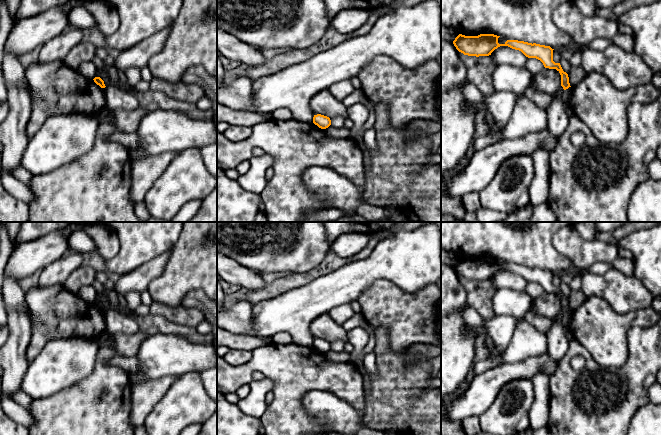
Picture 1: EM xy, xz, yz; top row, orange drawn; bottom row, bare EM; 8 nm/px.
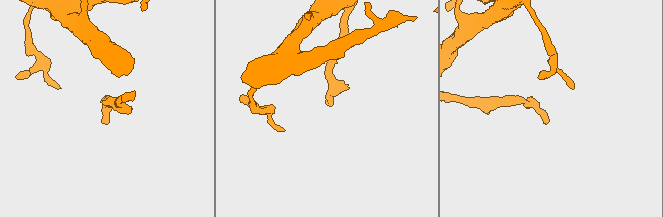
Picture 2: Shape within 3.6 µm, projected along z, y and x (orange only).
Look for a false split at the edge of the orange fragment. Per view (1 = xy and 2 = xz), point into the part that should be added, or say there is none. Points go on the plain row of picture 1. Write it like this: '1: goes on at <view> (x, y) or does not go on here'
1: does not go on here
2: does not go on here

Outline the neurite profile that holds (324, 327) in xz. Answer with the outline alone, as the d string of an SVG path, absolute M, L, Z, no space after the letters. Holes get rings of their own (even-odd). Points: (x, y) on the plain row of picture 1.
M330 313L321 314L310 324L310 332L314 339L321 338L329 342L336 340L348 342L347 331L342 325L337 324Z

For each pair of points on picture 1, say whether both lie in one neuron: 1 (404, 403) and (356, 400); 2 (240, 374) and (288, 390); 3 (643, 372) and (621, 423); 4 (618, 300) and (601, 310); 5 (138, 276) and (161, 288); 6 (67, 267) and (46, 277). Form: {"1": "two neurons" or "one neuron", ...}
{"1": "two neurons", "2": "one neuron", "3": "one neuron", "4": "two neurons", "5": "two neurons", "6": "one neuron"}

